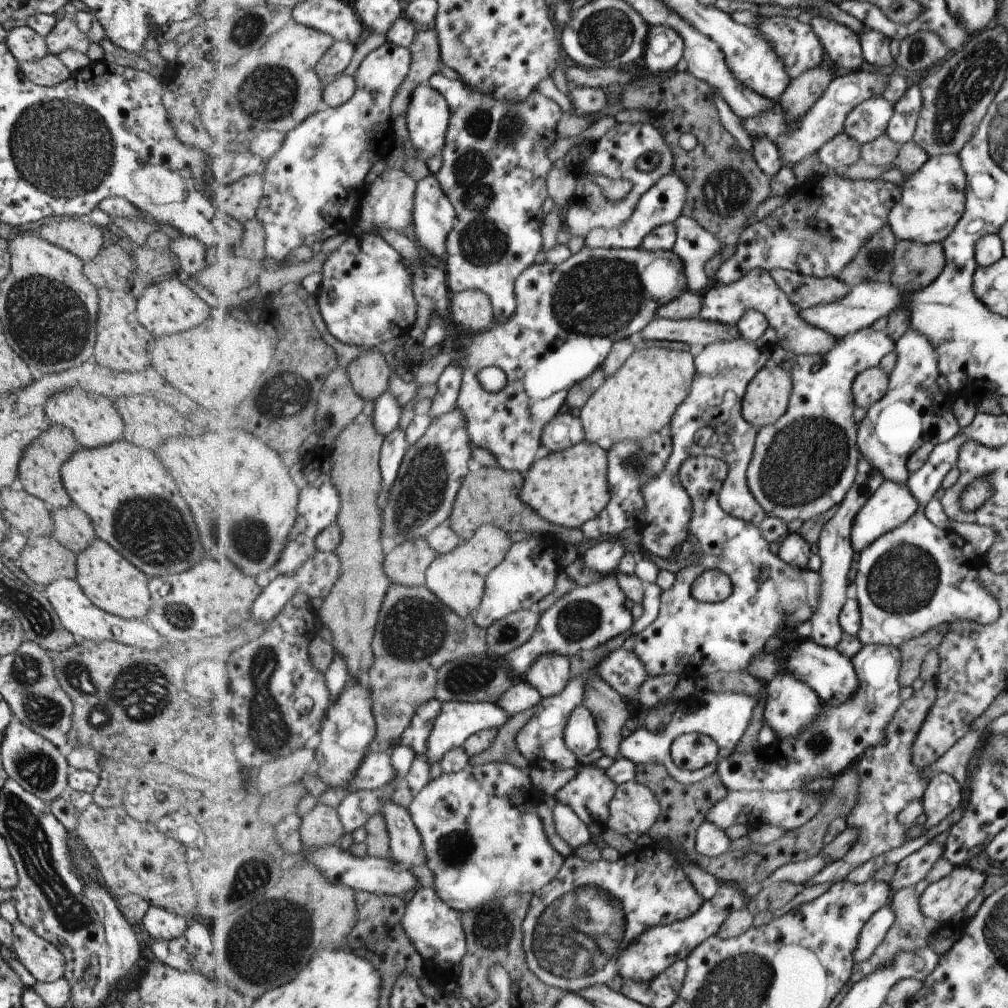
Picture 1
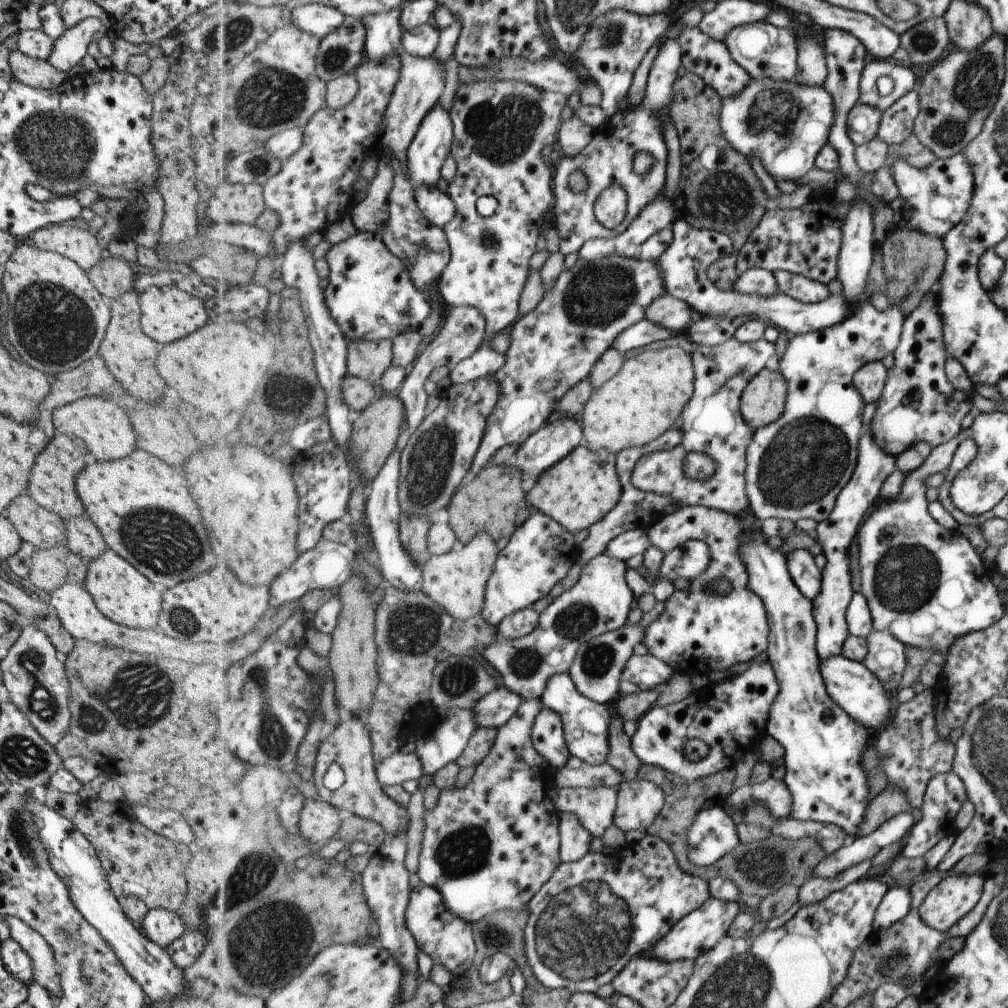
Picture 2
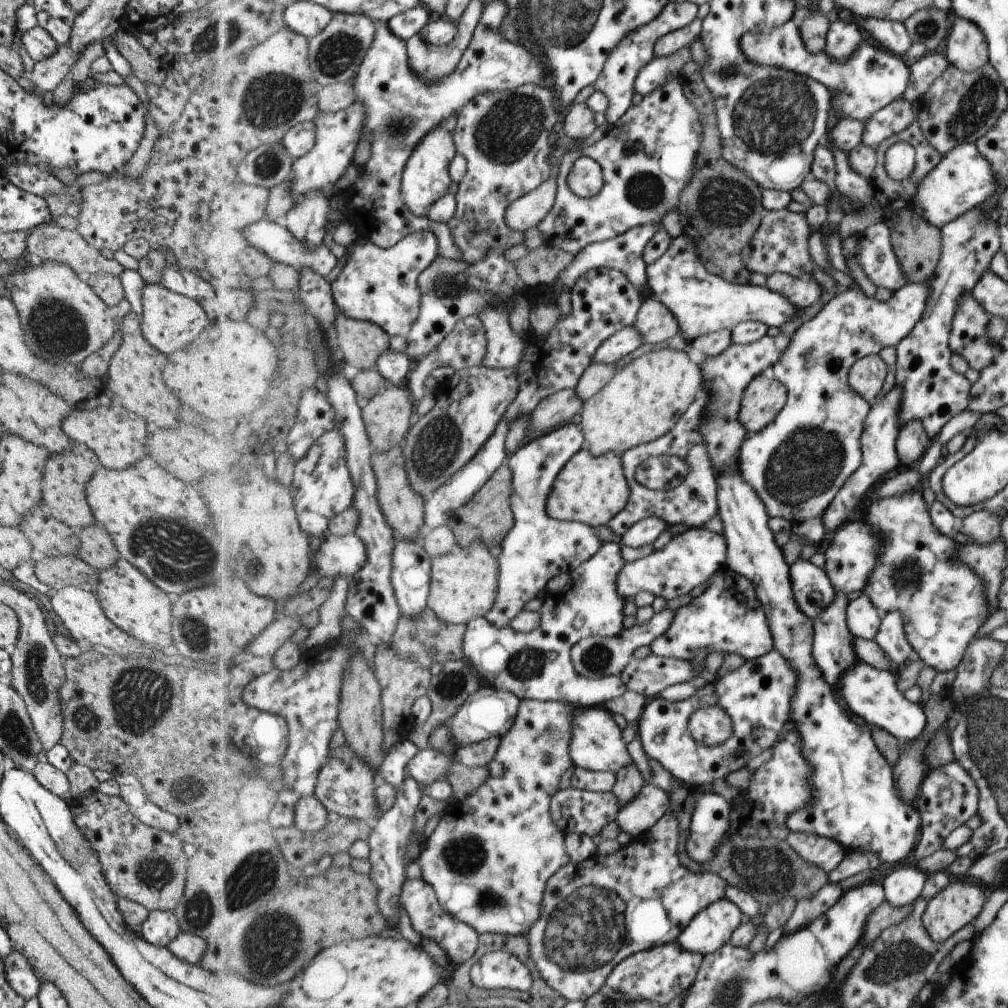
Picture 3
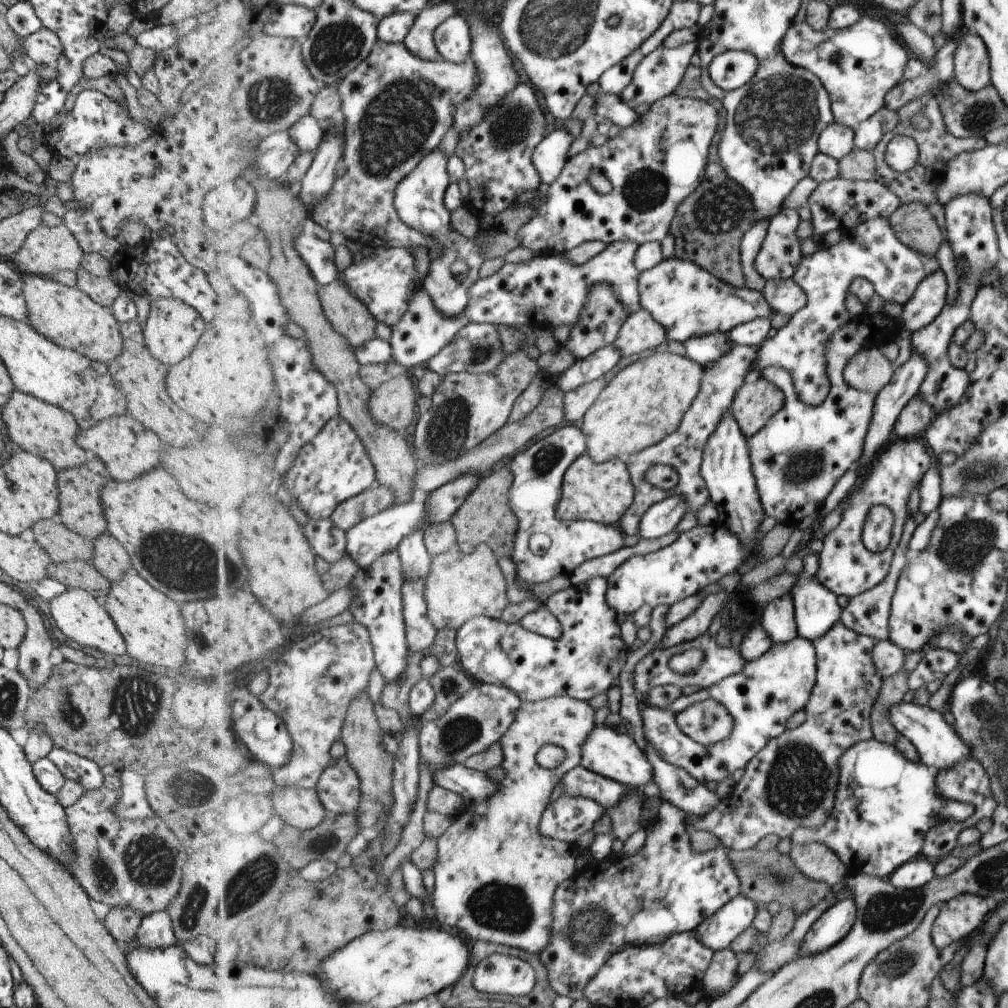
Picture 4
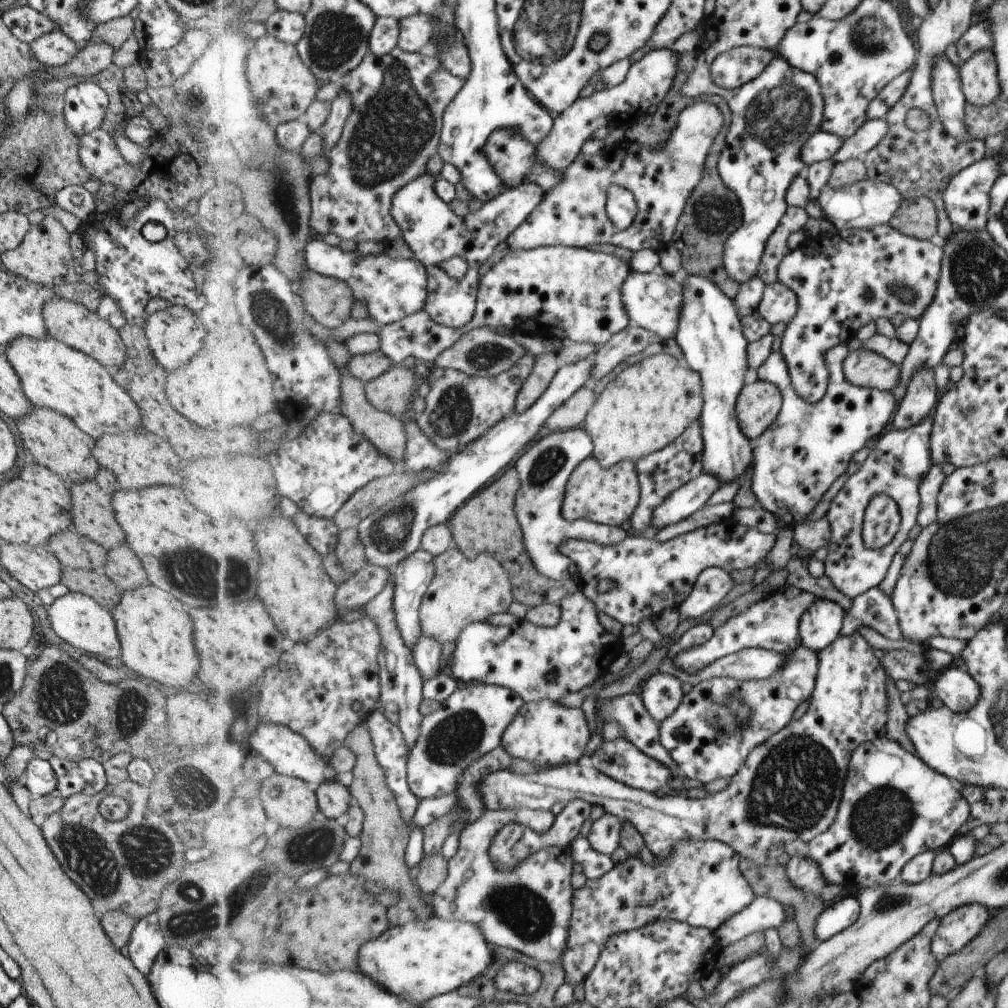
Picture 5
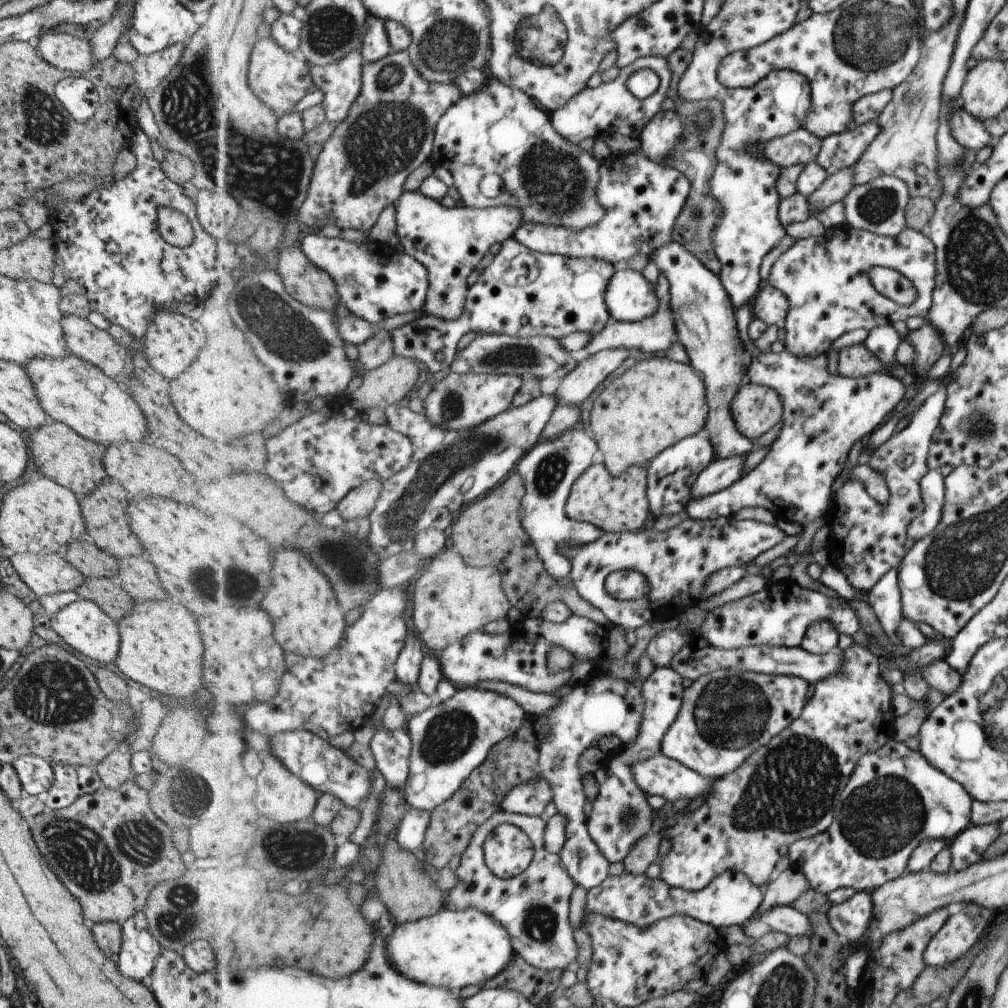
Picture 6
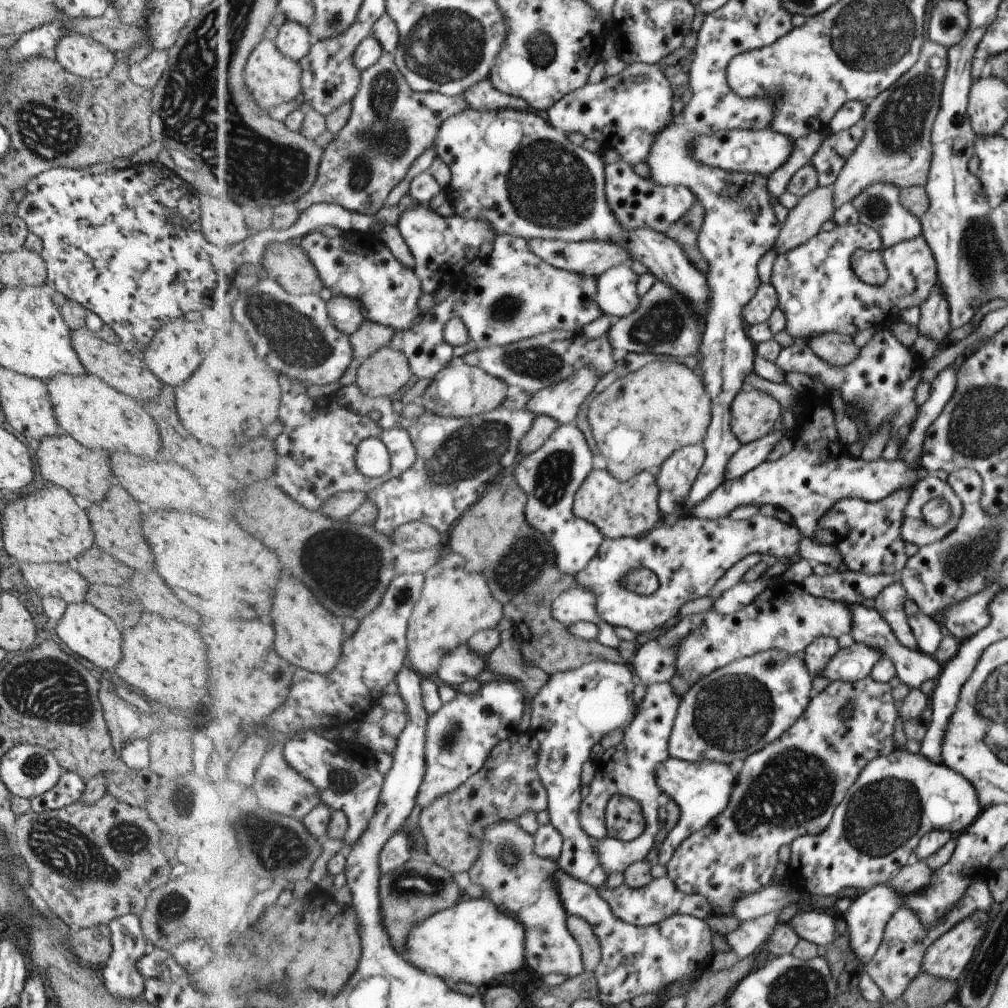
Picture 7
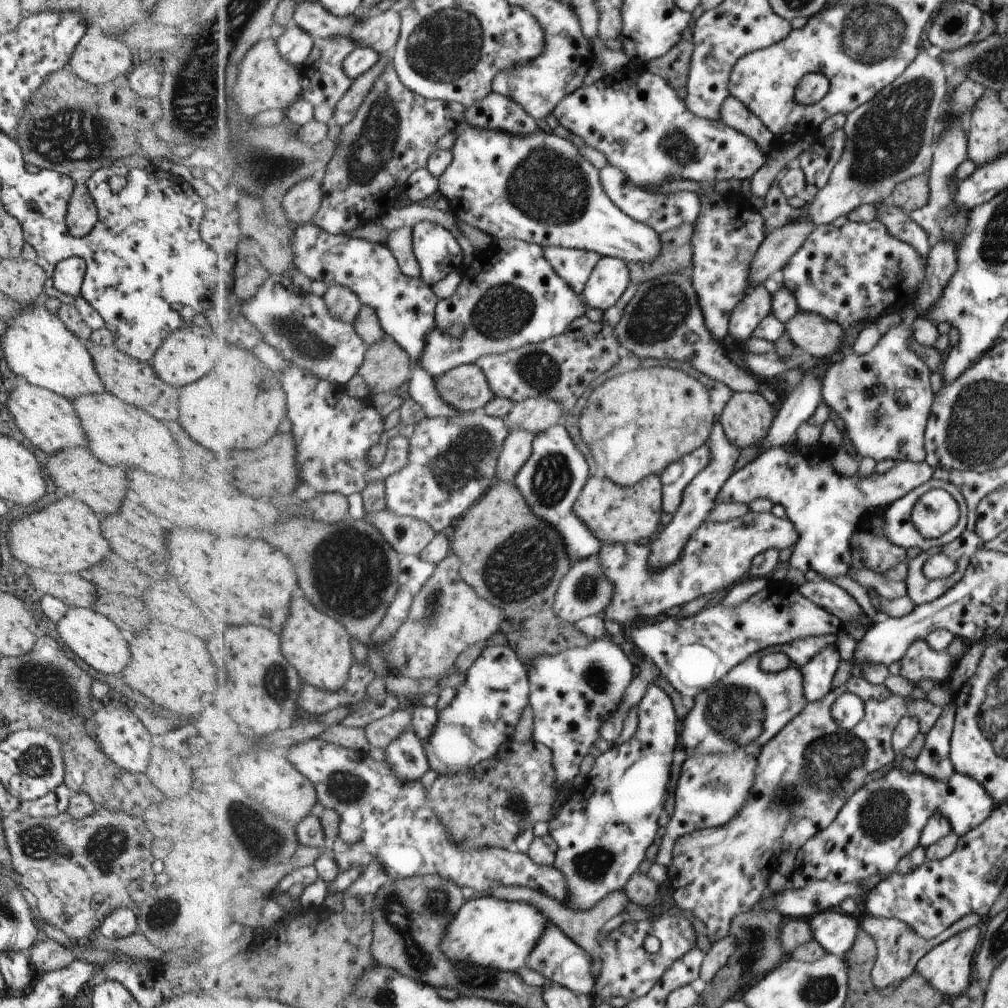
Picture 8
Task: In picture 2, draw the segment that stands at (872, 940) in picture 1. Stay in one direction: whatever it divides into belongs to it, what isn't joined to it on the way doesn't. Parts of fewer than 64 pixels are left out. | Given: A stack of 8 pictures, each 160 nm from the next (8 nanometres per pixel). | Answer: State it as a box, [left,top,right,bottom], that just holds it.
[874,886,912,931]

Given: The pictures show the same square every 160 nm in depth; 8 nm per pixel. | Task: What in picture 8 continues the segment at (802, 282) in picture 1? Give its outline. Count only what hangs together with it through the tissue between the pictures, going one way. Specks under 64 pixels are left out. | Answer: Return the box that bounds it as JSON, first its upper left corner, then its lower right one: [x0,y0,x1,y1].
[730,285,774,340]

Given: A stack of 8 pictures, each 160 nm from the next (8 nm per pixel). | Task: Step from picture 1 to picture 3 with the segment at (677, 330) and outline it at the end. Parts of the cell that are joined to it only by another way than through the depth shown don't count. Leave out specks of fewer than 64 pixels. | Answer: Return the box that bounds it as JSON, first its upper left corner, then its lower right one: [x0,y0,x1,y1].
[592,325,643,365]

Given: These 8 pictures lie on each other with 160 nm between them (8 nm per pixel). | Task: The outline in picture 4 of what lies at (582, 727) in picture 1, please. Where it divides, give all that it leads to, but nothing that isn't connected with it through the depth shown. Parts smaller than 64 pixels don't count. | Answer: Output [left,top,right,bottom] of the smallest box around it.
[581,724,654,790]

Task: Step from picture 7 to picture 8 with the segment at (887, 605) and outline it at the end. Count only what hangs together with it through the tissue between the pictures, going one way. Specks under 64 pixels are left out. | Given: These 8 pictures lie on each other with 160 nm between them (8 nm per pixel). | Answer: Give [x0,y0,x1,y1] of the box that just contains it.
[899,640,957,686]

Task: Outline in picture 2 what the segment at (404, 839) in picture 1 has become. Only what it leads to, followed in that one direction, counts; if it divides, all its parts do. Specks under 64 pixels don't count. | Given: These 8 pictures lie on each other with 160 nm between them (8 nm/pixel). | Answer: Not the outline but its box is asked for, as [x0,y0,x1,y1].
[314,717,409,836]

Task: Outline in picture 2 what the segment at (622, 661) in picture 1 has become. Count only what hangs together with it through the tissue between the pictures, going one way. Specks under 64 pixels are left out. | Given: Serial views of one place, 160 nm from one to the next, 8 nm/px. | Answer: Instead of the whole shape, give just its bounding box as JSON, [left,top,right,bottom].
[620,654,675,694]

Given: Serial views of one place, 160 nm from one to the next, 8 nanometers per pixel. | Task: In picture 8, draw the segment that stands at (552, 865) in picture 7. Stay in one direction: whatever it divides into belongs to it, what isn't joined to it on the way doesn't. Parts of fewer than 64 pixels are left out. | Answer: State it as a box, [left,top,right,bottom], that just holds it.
[527,921,596,994]

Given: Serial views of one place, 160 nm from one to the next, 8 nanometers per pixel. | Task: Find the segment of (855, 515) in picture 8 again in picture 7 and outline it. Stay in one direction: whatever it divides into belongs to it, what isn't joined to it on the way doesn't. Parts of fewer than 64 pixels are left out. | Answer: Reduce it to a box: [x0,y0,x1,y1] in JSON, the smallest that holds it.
[692,408,929,540]

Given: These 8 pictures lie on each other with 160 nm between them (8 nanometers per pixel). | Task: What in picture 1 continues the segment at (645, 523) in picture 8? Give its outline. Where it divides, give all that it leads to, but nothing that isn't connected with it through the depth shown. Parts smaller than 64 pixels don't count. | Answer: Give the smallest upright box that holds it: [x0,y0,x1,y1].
[520,441,612,530]

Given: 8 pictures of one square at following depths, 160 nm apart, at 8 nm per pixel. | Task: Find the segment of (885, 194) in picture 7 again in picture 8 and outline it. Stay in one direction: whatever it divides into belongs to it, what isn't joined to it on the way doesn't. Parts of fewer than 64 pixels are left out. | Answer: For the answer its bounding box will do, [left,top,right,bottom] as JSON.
[877,202,931,260]

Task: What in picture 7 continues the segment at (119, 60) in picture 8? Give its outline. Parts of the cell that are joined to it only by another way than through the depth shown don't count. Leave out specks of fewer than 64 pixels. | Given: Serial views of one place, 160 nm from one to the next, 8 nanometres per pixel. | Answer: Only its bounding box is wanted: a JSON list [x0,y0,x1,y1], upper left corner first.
[51,33,115,80]

